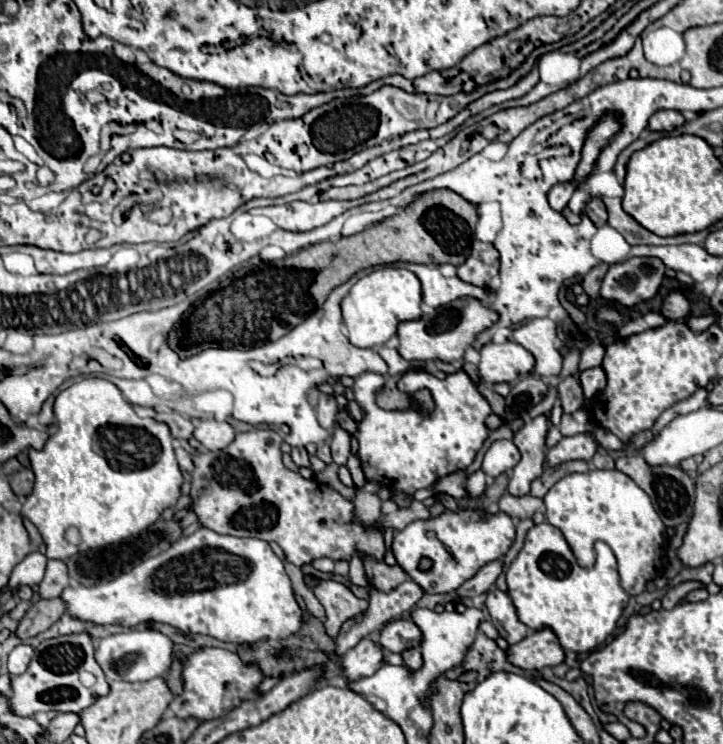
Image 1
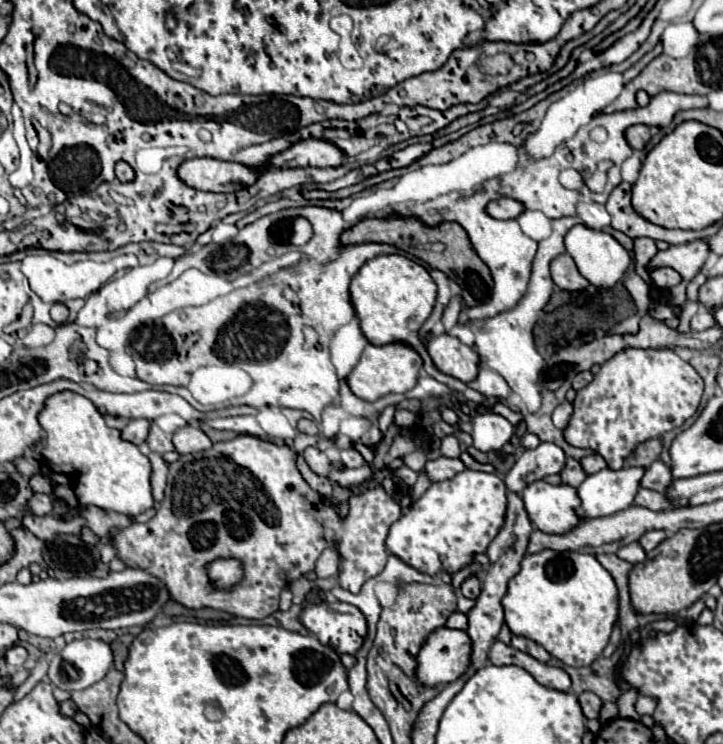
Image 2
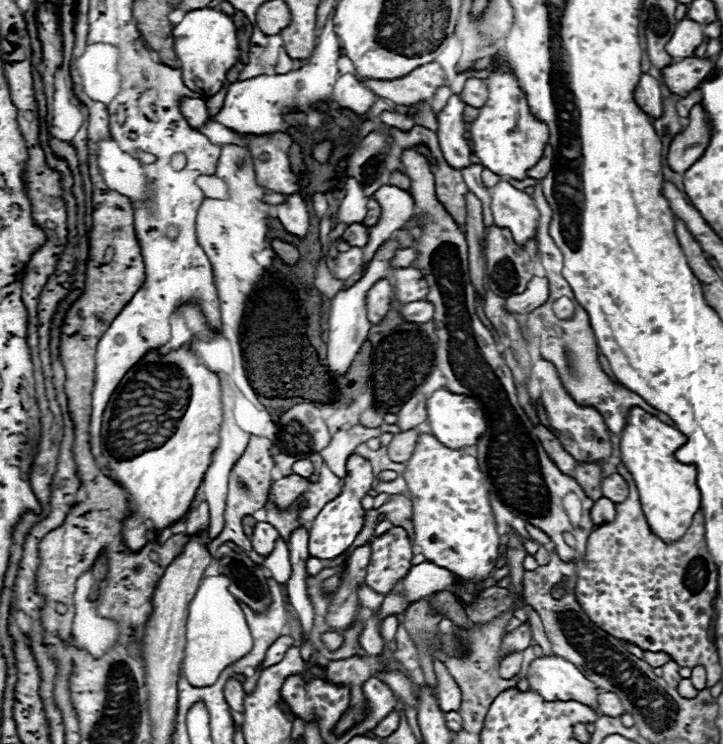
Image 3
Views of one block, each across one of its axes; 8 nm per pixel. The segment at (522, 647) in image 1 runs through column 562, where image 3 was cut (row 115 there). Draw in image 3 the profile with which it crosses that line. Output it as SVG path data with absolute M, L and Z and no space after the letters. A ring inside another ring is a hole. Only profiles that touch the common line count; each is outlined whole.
M642 74L640 82L634 90L634 102L646 110L646 114L650 114L652 118L660 118L662 116L662 88L658 84L658 80L650 74Z

